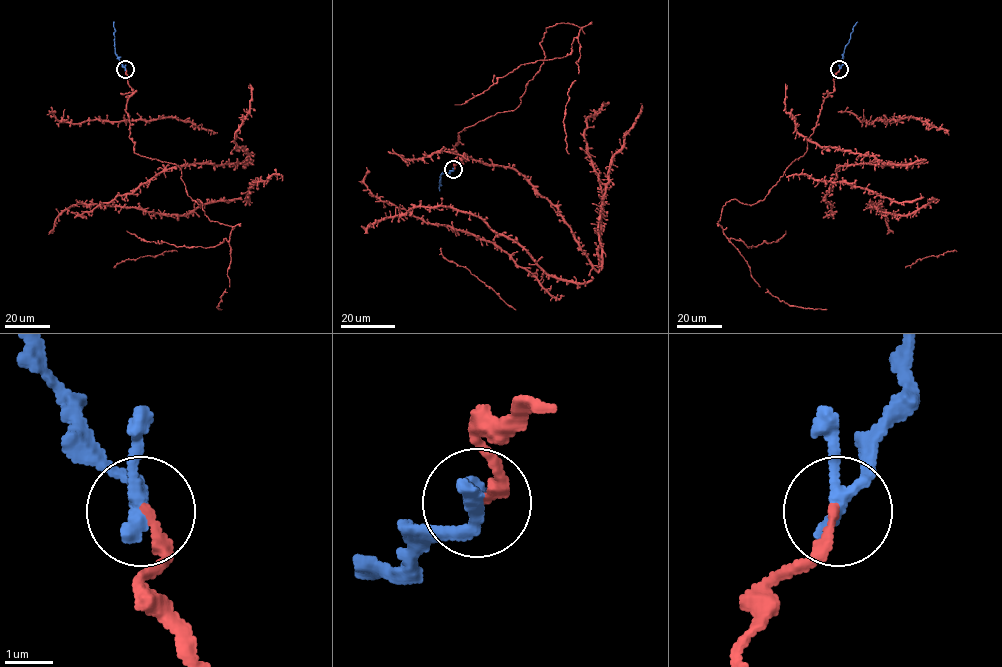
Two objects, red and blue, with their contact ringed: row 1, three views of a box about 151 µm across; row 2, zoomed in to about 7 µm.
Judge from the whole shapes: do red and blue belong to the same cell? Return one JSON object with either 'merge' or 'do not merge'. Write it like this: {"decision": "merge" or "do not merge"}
{"decision": "merge"}

